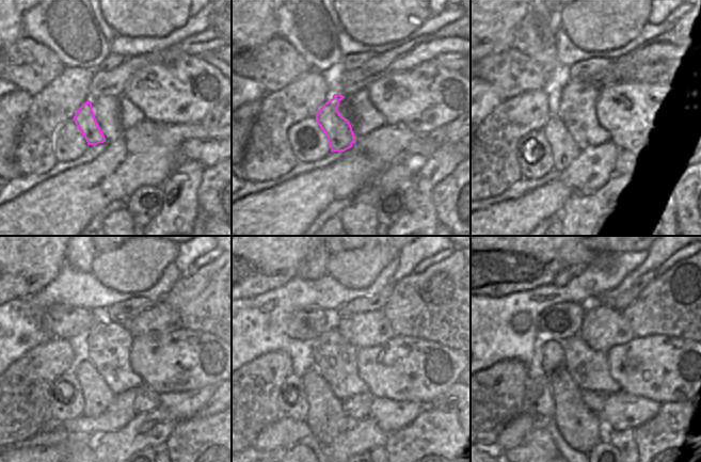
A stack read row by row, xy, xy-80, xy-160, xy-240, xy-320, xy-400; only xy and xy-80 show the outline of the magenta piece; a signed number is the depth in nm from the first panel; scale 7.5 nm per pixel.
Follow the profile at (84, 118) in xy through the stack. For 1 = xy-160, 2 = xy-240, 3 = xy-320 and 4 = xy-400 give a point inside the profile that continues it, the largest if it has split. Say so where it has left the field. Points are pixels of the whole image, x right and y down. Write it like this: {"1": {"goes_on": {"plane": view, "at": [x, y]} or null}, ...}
{"1": {"goes_on": {"plane": "xy-160", "at": [573, 140]}}, "2": {"goes_on": {"plane": "xy-240", "at": [97, 395]}}, "3": {"goes_on": {"plane": "xy-320", "at": [327, 418]}}, "4": {"goes_on": {"plane": "xy-400", "at": [580, 428]}}}

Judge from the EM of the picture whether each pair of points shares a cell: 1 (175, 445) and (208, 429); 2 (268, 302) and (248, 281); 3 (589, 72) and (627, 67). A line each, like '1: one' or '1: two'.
1: one
2: two
3: two

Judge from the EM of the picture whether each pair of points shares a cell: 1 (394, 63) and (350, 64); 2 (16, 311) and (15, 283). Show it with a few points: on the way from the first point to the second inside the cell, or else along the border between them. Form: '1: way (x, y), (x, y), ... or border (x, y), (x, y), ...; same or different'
1: border (375, 54), (361, 65), (346, 70); different
2: border (40, 289), (32, 293), (14, 298), (11, 301); different

